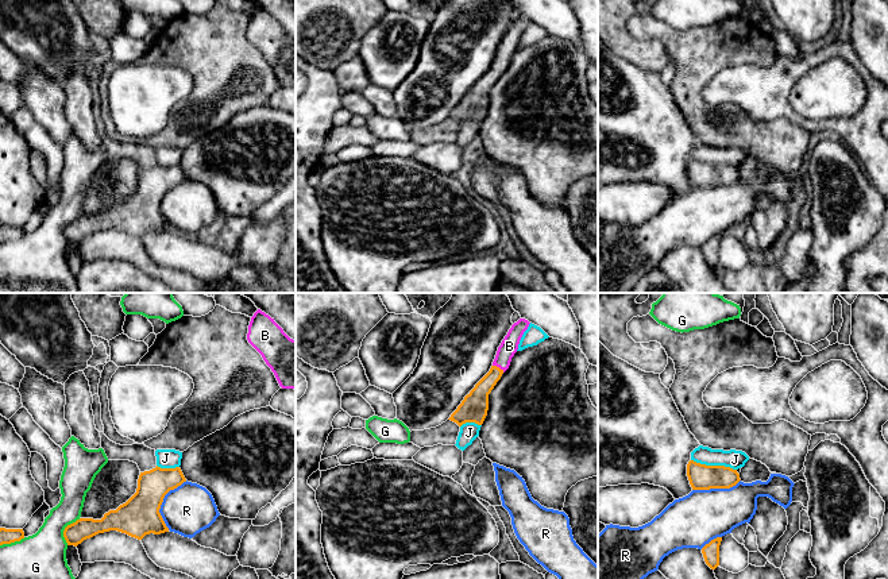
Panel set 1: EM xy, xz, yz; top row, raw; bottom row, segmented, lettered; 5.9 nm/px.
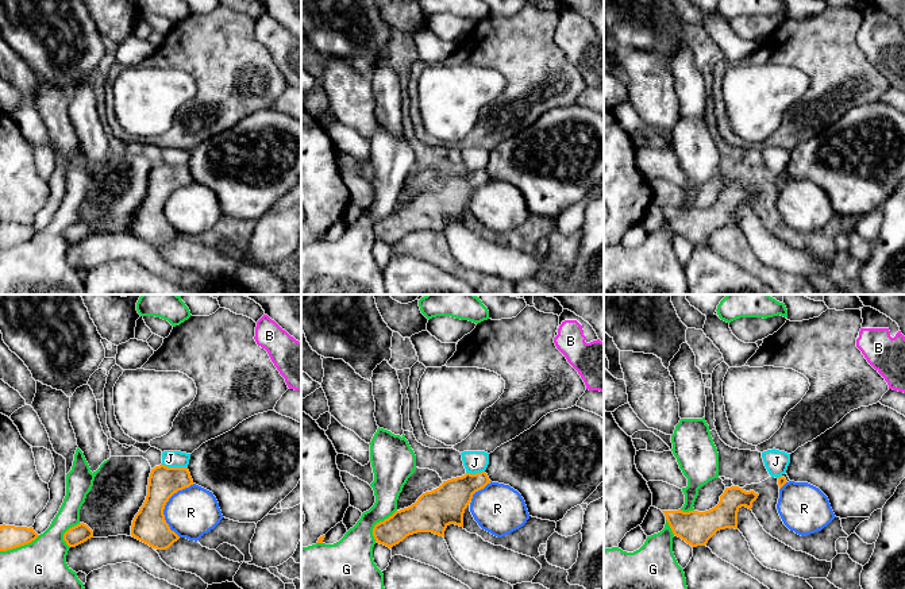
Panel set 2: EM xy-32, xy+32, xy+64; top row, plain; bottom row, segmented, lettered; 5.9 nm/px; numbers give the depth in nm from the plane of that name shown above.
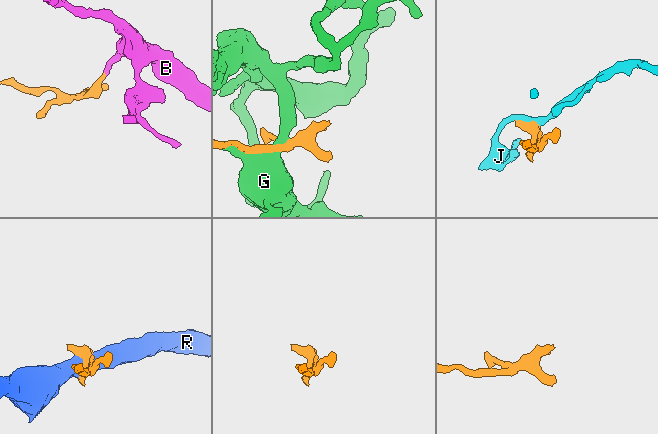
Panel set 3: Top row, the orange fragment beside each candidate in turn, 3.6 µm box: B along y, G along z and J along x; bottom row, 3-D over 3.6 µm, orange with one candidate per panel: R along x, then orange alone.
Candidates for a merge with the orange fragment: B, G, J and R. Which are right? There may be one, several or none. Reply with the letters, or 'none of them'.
B

